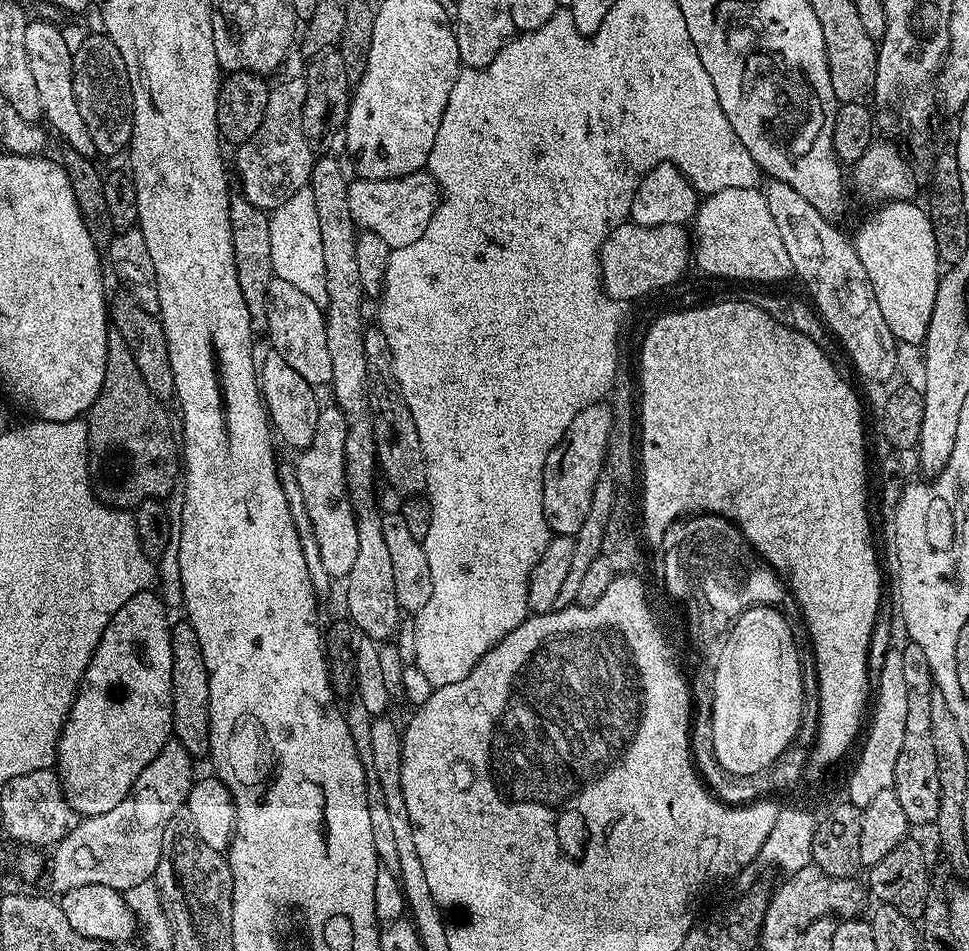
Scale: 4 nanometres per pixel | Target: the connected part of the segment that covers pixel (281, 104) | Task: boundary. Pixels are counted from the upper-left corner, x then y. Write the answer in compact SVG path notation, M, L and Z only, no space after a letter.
M303 79L284 80L277 88L275 85L268 93L262 126L254 130L254 138L235 149L239 191L254 206L265 210L277 208L290 194L309 187L314 153L306 142L306 134L302 134L302 102L306 102Z

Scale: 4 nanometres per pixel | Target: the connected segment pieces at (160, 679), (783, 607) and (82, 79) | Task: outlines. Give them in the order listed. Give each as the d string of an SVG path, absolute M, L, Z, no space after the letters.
M149 590L137 594L133 600L126 602L126 606L122 606L122 610L118 610L118 614L114 614L114 618L106 626L106 630L94 650L90 666L84 672L84 682L76 694L76 701L72 704L68 721L64 724L64 729L60 735L60 747L56 750L56 764L58 765L60 785L64 788L66 802L70 802L70 806L76 811L76 815L81 818L106 814L106 810L114 810L114 806L118 806L118 802L122 802L122 798L126 798L126 794L132 788L132 784L138 778L138 774L142 774L142 770L146 770L146 766L150 766L150 762L154 762L154 758L160 753L162 746L167 744L173 735L172 630L170 619L168 620L167 614L164 613L164 604L154 593L155 591Z
M689 515L668 527L662 544L663 547L668 547L664 552L664 588L684 607L688 632L695 643L695 655L704 652L704 656L708 656L709 666L718 666L716 656L720 656L720 640L724 640L724 632L728 632L728 620L732 620L736 612L744 612L744 608L750 610L752 607L772 607L789 622L801 619L800 607L790 595L785 581L769 564L761 560L756 549L740 533L740 529L725 516Z
M103 34L88 36L80 45L75 45L72 54L72 81L74 98L78 102L78 110L82 110L93 149L104 156L116 156L123 148L125 151L132 142L134 114L130 78L126 62L122 62L122 54L118 54L118 46L114 46L114 42L110 42L110 38Z

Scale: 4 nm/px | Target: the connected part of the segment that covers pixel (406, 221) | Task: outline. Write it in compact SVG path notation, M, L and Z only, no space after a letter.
M425 170L389 180L353 179L348 186L348 197L350 198L350 214L357 229L373 232L378 238L382 238L391 250L410 246L410 242L418 242L418 238L422 238L426 226L432 221L436 208L440 205L442 193L439 182L432 177L431 172Z

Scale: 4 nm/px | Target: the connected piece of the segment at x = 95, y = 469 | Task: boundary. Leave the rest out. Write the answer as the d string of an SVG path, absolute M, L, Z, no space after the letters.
M115 330L109 331L108 341L106 342L106 378L102 382L102 390L98 398L92 404L86 413L86 423L88 426L88 474L92 482L92 490L103 504L108 504L111 508L121 510L135 509L136 505L146 502L147 500L160 500L172 492L172 487L177 487L178 477L182 472L182 460L178 455L178 436L172 433L172 420L168 417L165 405L154 394L150 394L146 382L142 382L142 374L138 374L138 366L134 362L134 354L130 354L130 346L126 346L126 338L118 334Z

